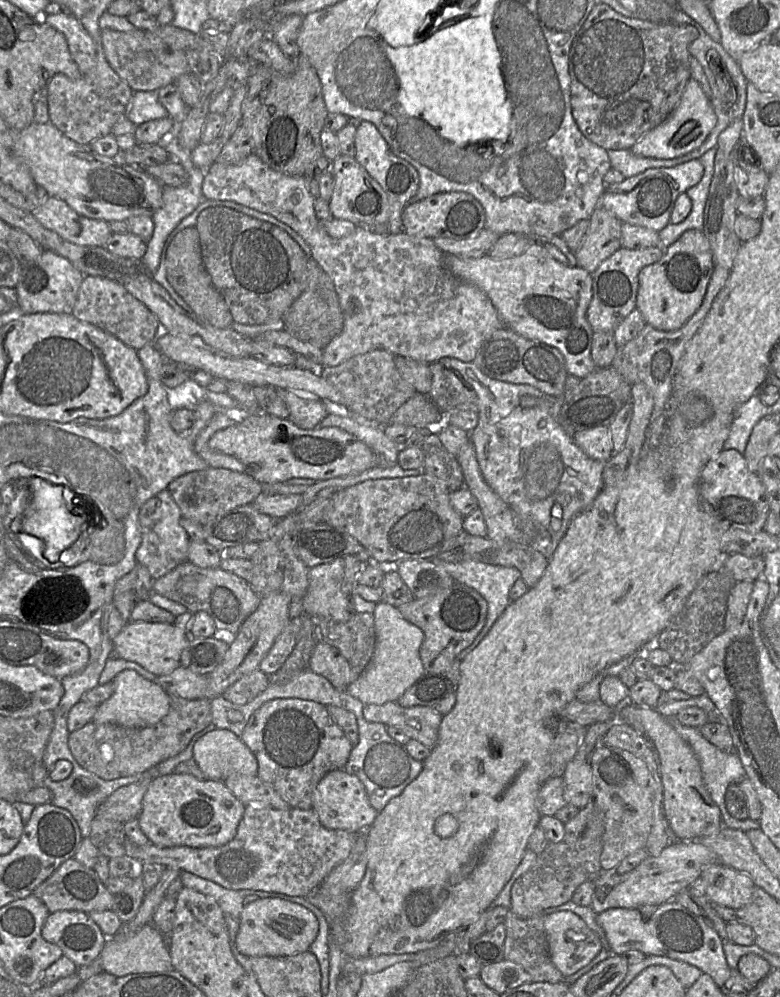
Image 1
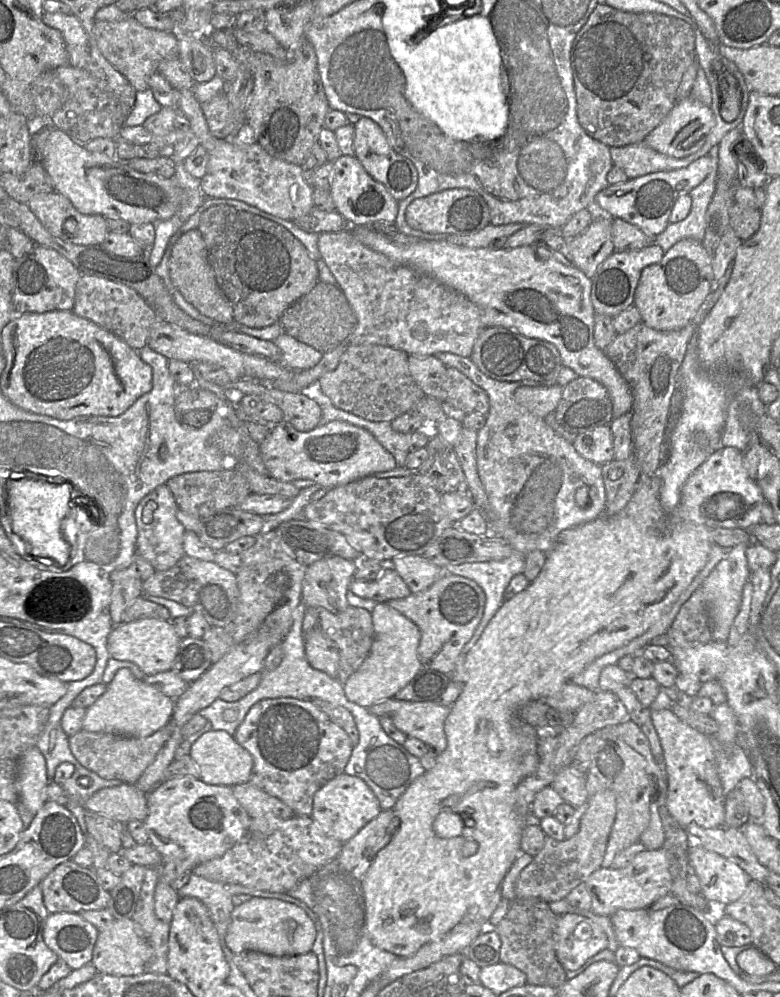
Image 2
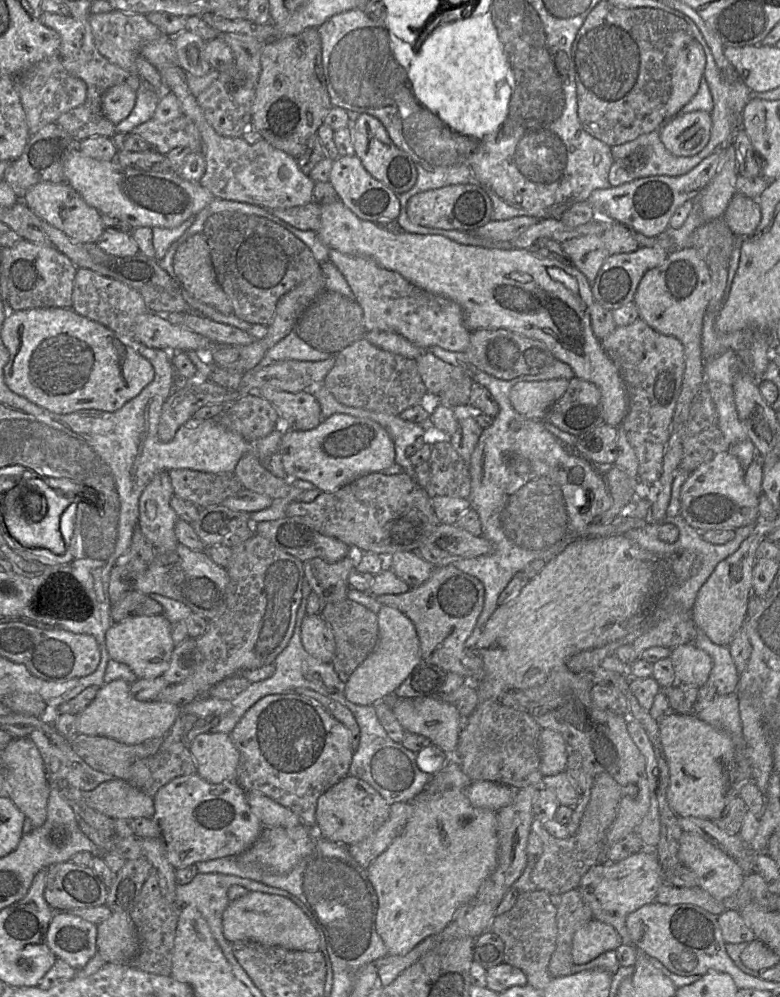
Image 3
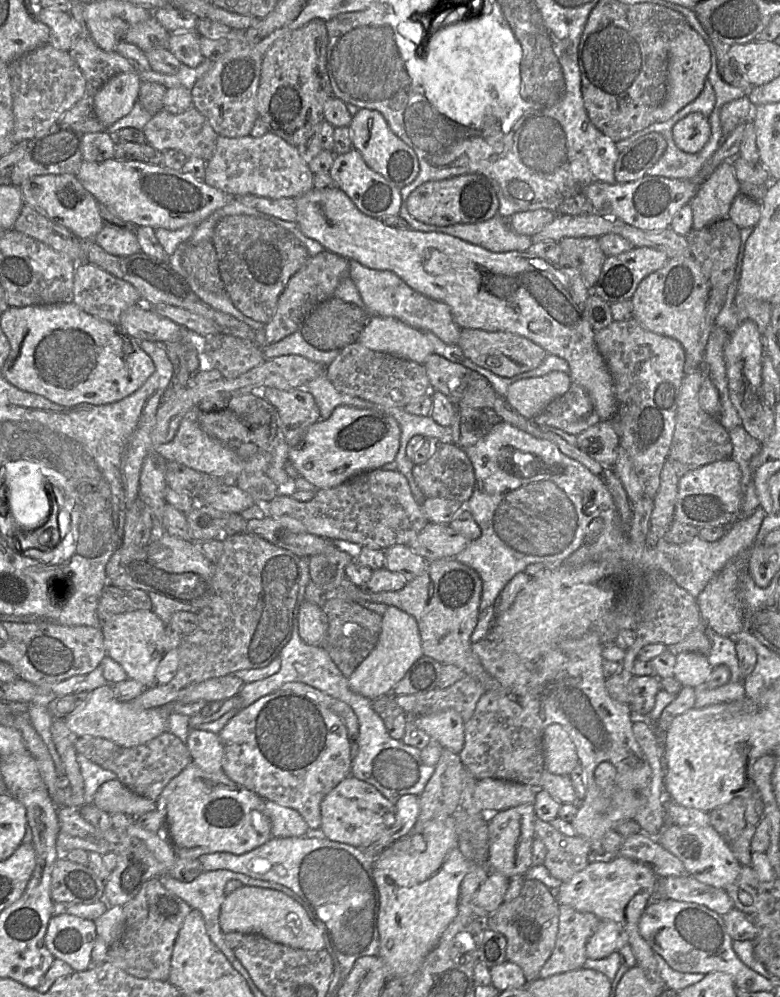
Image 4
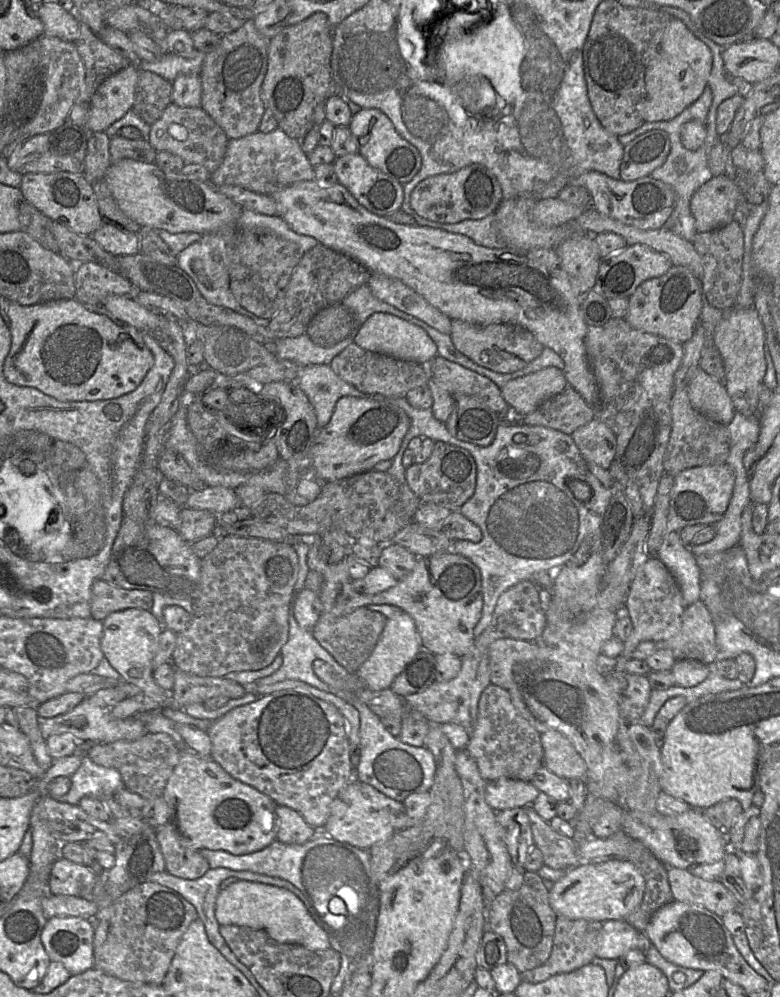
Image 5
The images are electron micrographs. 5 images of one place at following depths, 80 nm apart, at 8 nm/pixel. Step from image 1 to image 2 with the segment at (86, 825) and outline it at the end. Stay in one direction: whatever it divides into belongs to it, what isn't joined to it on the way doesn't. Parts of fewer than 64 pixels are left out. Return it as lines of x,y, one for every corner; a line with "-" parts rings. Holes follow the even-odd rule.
75,763
74,771
71,776
60,785
68,796
68,802
65,807
75,816
82,833
88,834
85,823
85,802
98,790
106,787
113,787
122,784
118,779
106,780
96,773
84,768
80,763
-
80,777
88,777
91,785
88,787
81,786
78,779

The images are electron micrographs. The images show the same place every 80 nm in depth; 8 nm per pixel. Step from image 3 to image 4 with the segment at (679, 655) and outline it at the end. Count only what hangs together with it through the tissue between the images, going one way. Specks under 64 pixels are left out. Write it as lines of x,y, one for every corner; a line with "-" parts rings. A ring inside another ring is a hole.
695,652
676,655
674,676
681,686
698,687
706,683
713,667
708,657

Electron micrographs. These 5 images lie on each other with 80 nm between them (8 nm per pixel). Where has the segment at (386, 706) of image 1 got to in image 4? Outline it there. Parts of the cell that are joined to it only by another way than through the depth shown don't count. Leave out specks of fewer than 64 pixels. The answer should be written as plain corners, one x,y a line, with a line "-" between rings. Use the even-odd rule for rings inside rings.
448,709
430,715
409,717
443,749
455,754
462,751
465,722
457,711

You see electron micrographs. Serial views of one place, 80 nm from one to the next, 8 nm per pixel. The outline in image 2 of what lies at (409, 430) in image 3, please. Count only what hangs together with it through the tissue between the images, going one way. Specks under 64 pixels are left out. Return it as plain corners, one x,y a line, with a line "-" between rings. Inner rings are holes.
337,408
328,412
328,417
322,418
320,425
331,421
343,421
363,428
393,455
398,467
405,467
405,460
412,445
412,434
403,434
392,429
391,422
373,422
355,416

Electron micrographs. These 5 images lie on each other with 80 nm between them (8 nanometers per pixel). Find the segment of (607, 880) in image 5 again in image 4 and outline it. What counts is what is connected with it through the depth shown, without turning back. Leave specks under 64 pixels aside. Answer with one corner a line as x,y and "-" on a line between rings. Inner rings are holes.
616,856
611,860
592,860
583,870
573,875
569,881
562,882
554,893
559,905
568,905
577,911
592,913
601,921
615,921
621,924
628,934
627,945
632,948
637,960
637,965
644,969
651,979
663,981
658,974
654,952
640,935
638,927
640,917
650,903
657,881
658,876
649,866
632,859

